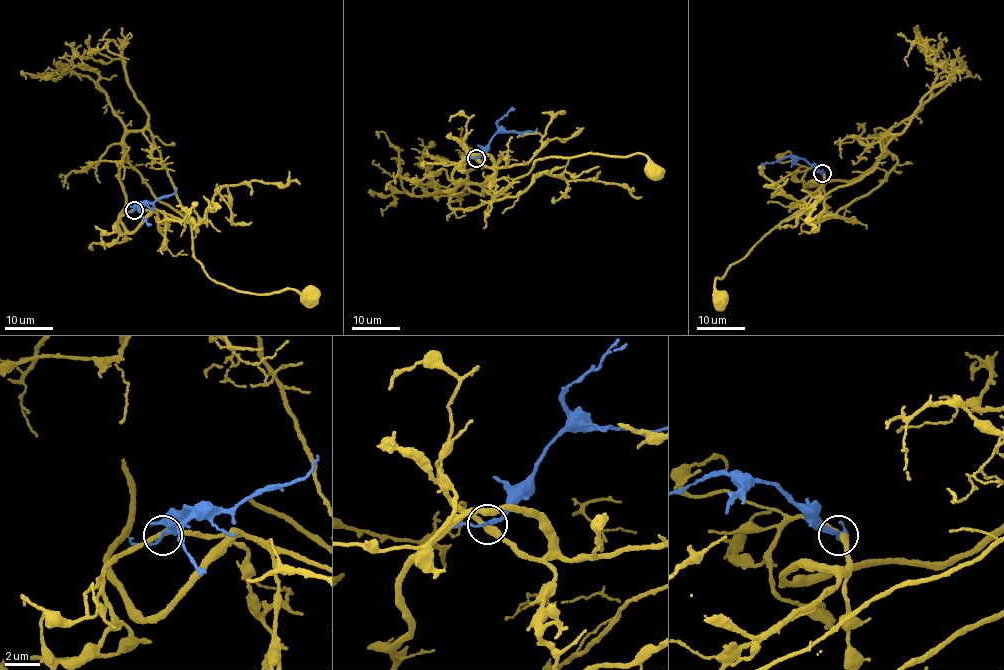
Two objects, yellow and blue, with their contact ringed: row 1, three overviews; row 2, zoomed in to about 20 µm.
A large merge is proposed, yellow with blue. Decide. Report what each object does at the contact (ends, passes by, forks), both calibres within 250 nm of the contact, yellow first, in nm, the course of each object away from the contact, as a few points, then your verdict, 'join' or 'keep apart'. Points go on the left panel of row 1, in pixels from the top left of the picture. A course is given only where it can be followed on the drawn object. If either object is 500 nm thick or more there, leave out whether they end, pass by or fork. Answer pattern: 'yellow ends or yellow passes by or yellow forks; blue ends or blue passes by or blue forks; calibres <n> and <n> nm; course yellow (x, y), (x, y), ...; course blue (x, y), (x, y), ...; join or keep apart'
yellow passes by; blue passes by; calibres 320 and 170 nm; course yellow (134, 209), (152, 209), (129, 232), (120, 220), (123, 144), (146, 127), (208, 278), (309, 296); course blue (134, 209), (136, 205), (153, 203), (169, 196), (177, 187); keep apart

